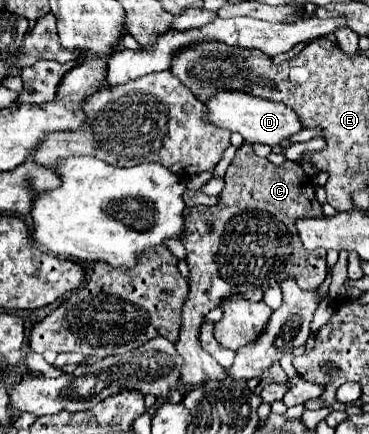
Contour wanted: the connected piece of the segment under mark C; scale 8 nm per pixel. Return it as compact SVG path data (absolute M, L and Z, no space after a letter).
M243 144L227 168L219 204L213 208L193 206L187 210L183 246L187 250L191 276L189 294L183 306L183 328L175 344L185 362L181 370L183 384L203 386L209 380L227 378L227 372L199 344L199 326L203 316L223 298L255 288L267 290L271 286L279 286L281 278L289 276L297 278L299 286L305 290L317 288L325 280L326 251L305 250L295 228L297 220L303 218L325 218L321 204L315 198L313 180L305 176L297 162L275 166L261 160L253 152L251 144Z

